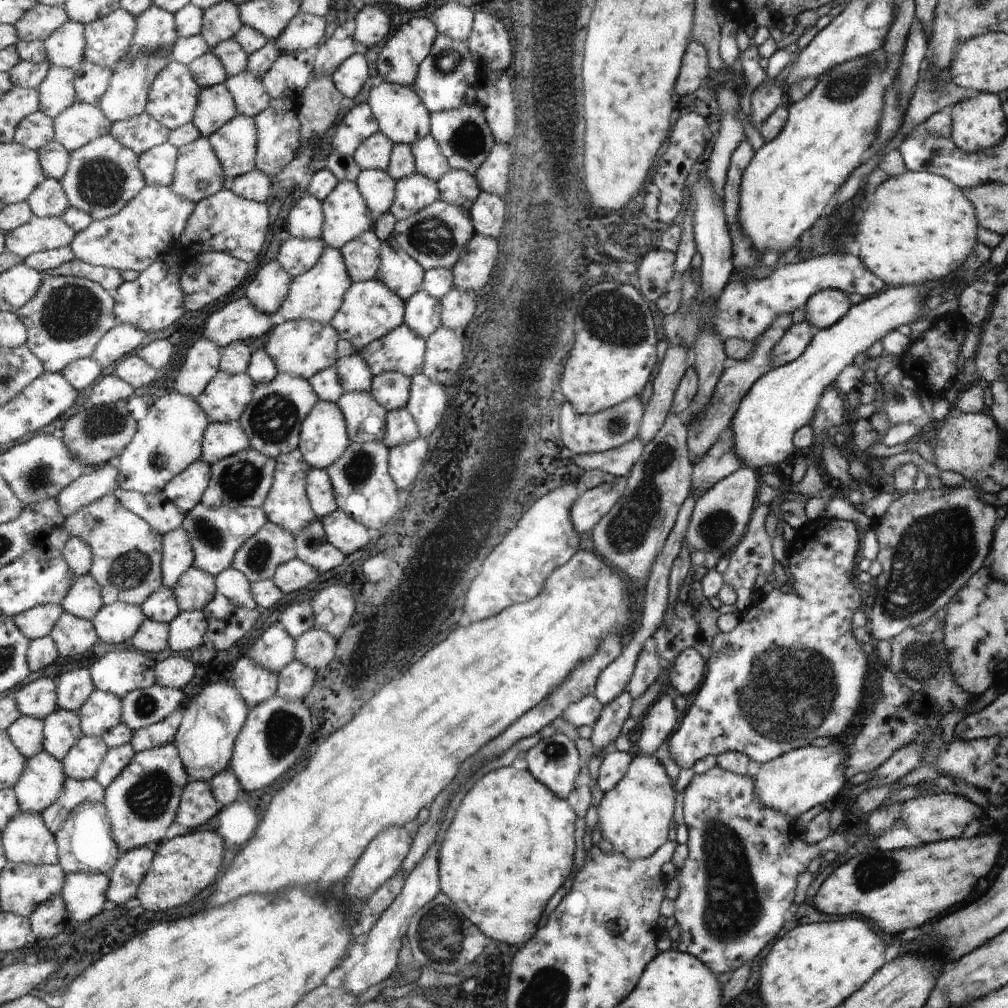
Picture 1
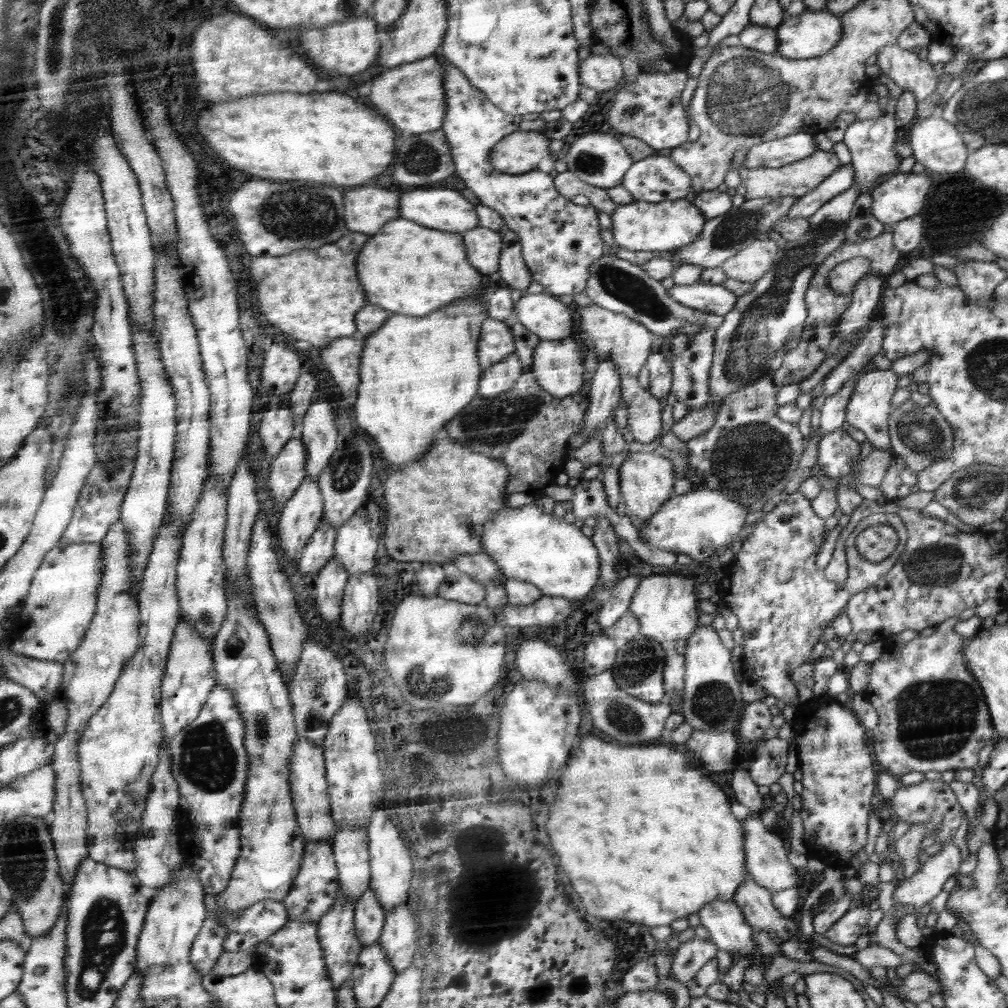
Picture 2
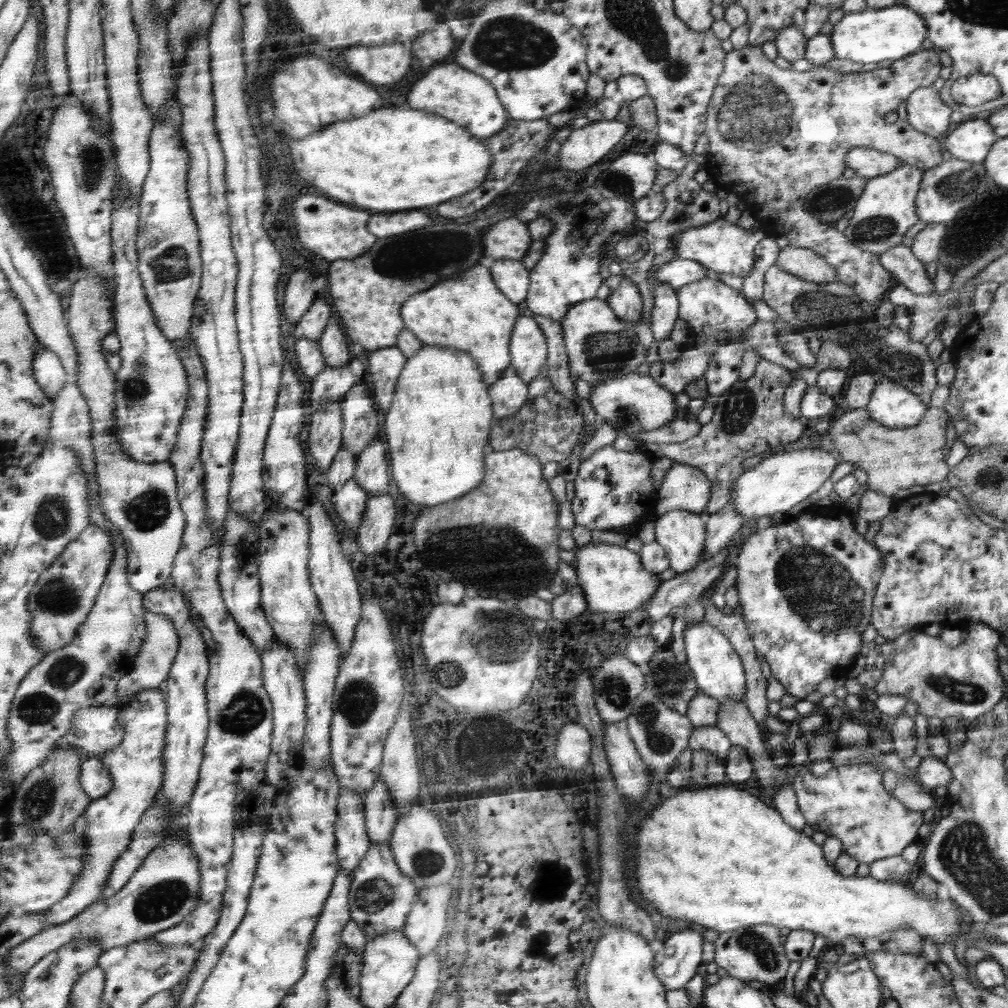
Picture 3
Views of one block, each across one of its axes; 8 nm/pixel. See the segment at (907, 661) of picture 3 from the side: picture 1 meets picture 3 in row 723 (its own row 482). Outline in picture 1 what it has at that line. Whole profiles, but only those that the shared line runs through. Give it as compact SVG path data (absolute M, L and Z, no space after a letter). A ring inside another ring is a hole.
M964 482L958 487L927 487L922 492L912 491L894 500L884 516L880 516L878 528L874 530L878 541L877 561L882 565L882 573L872 582L877 595L865 625L869 634L878 641L891 640L907 628L916 628L926 622L936 610L950 603L979 571L990 552L994 522L996 510L982 502L982 490L975 482Z

